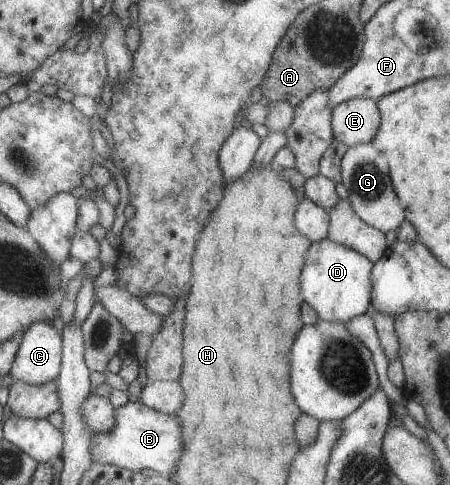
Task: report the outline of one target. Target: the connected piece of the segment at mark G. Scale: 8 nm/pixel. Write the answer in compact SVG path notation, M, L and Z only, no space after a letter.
M371 142L349 147L341 158L340 172L342 185L347 191L347 201L364 224L384 234L395 231L404 222L403 208L390 184L387 160Z

